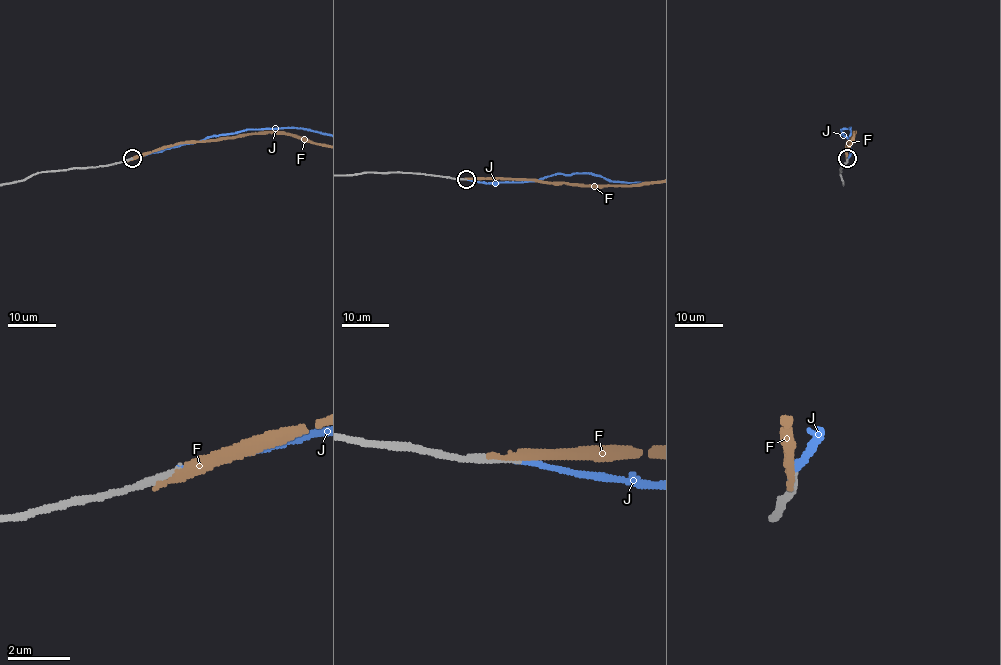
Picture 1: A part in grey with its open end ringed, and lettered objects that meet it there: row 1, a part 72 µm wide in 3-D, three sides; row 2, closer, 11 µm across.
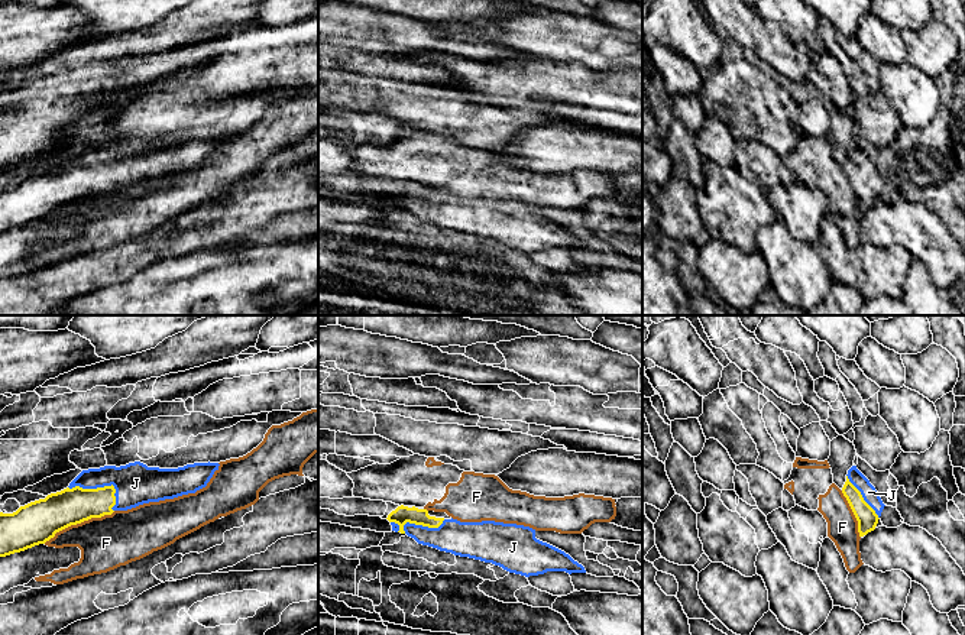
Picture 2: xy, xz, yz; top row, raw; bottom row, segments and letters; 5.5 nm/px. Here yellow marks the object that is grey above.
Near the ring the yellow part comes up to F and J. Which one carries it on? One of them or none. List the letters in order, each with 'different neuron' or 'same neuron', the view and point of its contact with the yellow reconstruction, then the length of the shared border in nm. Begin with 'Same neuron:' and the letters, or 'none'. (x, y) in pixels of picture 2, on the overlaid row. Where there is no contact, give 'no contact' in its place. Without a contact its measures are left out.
Same neuron: J
F: different neuron; meets yellow in xy at (78, 522); contact 440 nm long
J: same neuron; meets yellow in xy at (103, 488); contact 300 nm long

